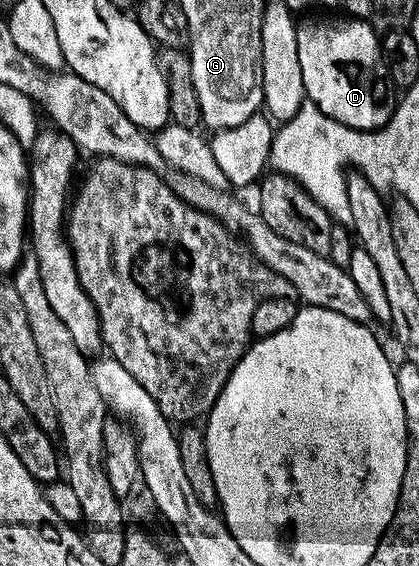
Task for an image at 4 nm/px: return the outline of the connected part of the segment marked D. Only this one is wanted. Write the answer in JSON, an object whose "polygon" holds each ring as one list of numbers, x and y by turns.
{"polygon":[[335,17,332,23,303,23,295,28,297,57,301,57,301,81,306,98,316,103,329,117,358,131,378,131,391,119,396,96,391,96,393,84,387,75,380,36,363,17]]}

